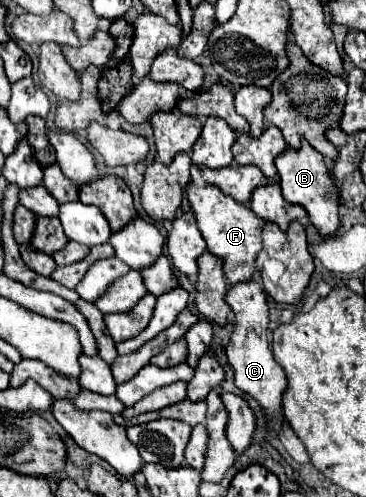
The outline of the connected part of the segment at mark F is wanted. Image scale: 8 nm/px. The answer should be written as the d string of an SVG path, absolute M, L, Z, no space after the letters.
M196 183L186 185L186 197L190 201L190 207L194 211L198 229L208 245L208 251L224 259L224 275L230 283L246 281L252 279L256 273L254 259L258 251L262 249L262 239L260 239L260 227L262 221L254 215L254 211L248 205L240 205L238 201L230 199L218 187L214 185L202 185L198 187Z

